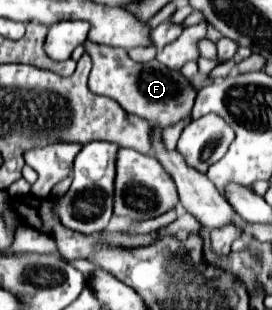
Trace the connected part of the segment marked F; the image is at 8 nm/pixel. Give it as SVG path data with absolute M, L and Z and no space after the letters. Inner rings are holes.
M84 42L84 48L94 62L90 80L88 80L88 88L94 94L116 100L128 114L140 116L160 130L174 126L182 120L190 120L198 90L182 76L180 70L166 68L158 60L152 60L146 64L134 62L126 54L124 48L100 46L100 44L92 44L92 42Z

